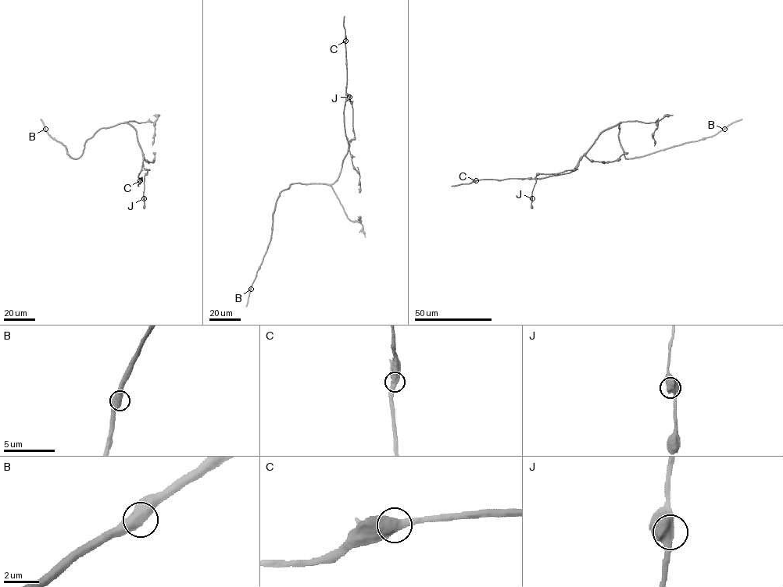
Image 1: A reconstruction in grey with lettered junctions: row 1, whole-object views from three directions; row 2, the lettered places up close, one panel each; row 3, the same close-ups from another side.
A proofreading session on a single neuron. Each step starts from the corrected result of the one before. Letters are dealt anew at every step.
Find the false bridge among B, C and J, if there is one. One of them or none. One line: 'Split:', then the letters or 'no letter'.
Split: no letter

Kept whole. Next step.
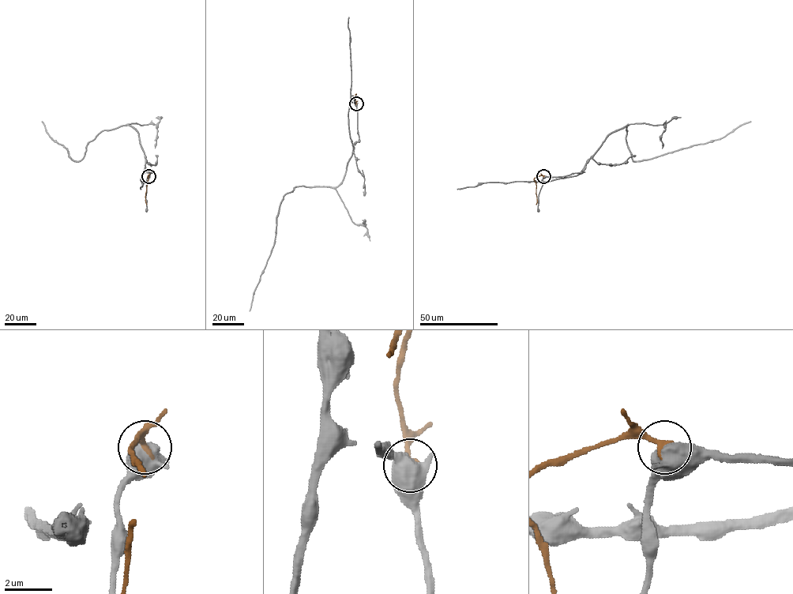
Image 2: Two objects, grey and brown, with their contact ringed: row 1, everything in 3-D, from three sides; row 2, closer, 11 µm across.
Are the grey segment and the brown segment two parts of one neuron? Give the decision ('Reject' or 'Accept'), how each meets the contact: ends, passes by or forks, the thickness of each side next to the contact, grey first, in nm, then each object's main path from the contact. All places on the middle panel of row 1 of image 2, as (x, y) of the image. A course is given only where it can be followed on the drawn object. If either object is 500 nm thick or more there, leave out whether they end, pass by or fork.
Reject. Thickness 550 nm (grey) against 260 nm. Course of grey: (356, 103), (358, 140), (354, 143), (343, 181), (335, 187), (295, 186), (283, 197), (274, 243), (249, 311). Course of brown: (356, 103), (356, 94), (354, 96)

